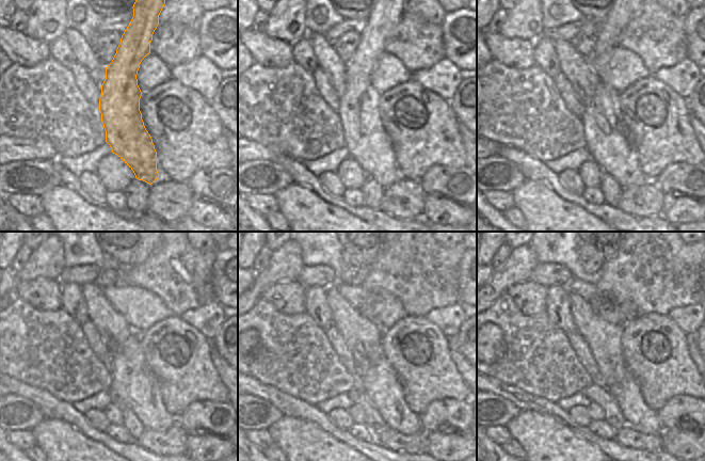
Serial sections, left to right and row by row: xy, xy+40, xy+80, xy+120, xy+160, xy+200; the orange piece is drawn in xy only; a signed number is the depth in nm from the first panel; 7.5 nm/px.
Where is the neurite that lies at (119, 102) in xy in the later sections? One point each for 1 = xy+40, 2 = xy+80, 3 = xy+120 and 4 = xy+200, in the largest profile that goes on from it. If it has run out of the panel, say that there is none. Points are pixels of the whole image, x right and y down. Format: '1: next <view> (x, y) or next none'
1: next xy+40 (366, 140)
2: next xy+80 (607, 140)
3: next xy+120 (133, 384)
4: next xy+200 (627, 394)

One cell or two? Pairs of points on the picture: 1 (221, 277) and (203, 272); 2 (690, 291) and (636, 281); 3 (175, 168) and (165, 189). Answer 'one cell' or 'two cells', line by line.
1: two cells
2: one cell
3: two cells

